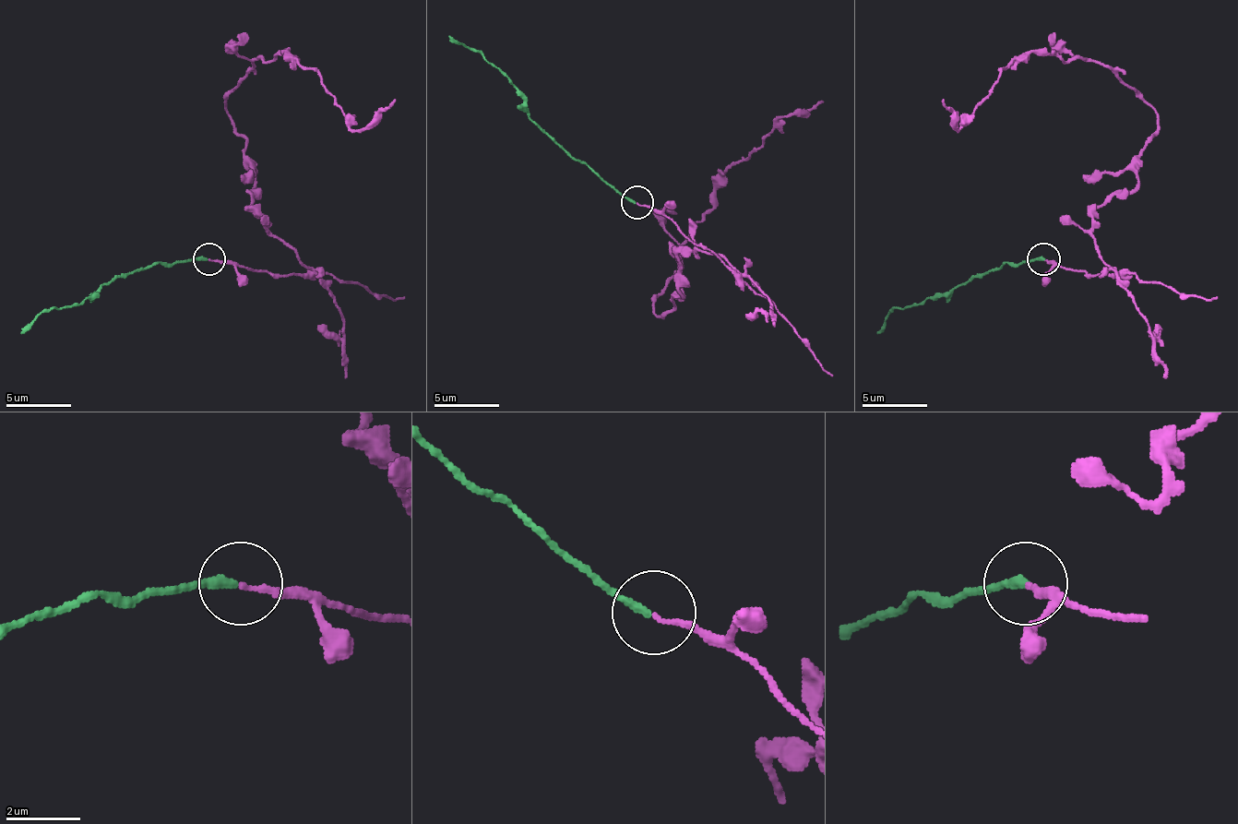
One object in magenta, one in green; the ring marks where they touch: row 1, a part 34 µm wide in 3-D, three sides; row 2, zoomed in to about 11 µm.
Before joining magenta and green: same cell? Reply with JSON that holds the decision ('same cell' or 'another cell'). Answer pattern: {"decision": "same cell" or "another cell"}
{"decision": "another cell"}

